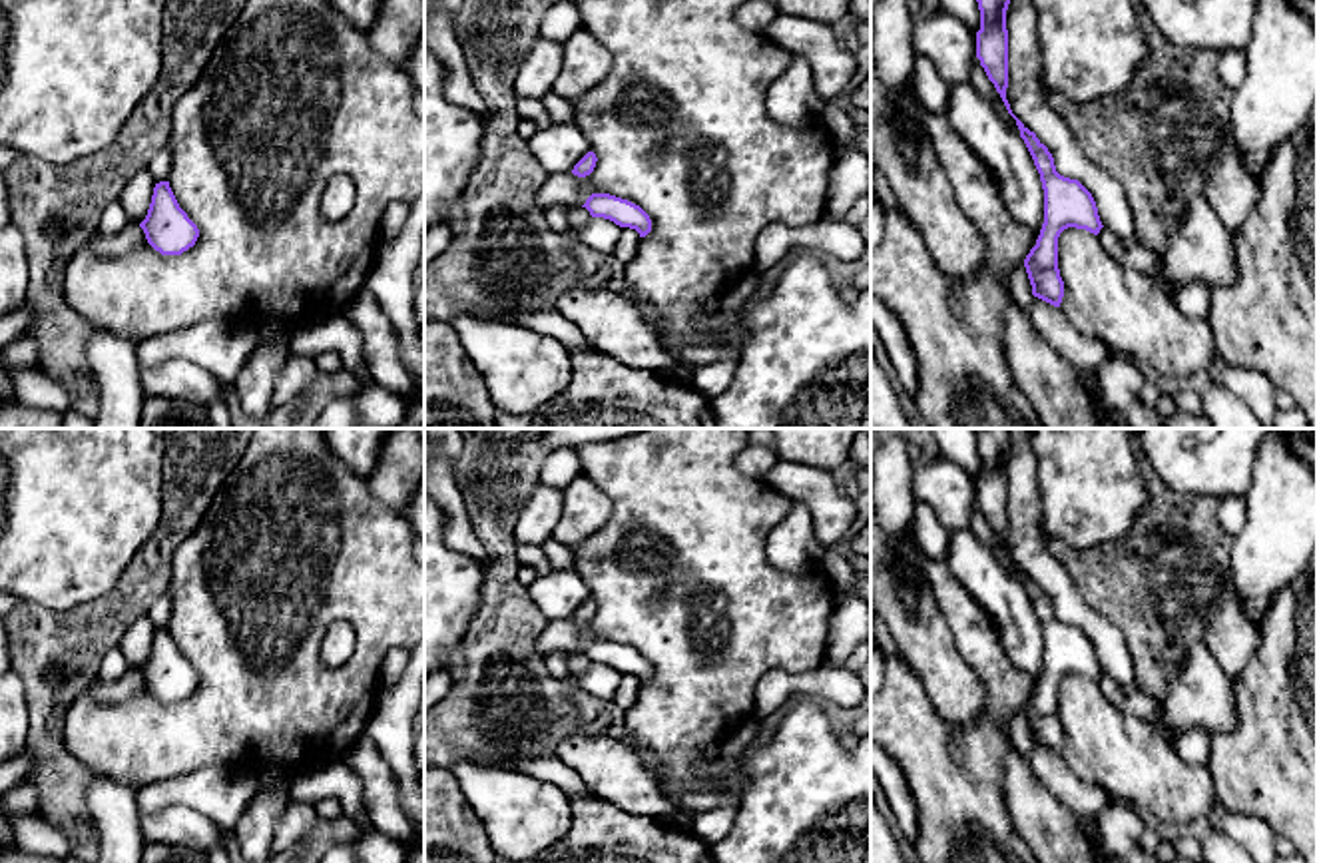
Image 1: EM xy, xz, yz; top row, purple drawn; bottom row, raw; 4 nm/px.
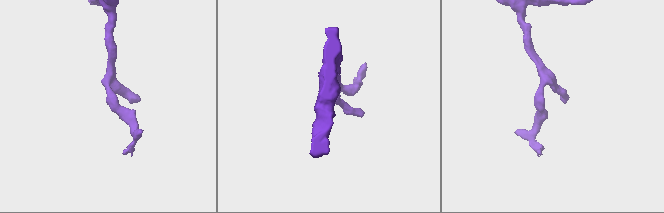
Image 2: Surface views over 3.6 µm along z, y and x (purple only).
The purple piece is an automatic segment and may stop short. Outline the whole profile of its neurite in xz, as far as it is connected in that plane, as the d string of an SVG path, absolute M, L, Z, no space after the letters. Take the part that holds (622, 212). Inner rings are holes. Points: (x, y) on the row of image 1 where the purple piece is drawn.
M592 193L582 207L586 207L592 217L604 217L620 227L636 229L640 237L652 231L650 215L628 199L610 193Z

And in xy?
M169 181L155 183L147 215L139 227L147 243L161 255L181 255L199 237L197 225L179 207Z

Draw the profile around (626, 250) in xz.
M622 227L618 245L612 255L626 267L638 255L638 245L640 245L640 233L636 229Z

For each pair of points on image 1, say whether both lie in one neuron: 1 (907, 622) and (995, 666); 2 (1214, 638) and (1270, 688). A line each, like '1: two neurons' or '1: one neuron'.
1: two neurons
2: two neurons

